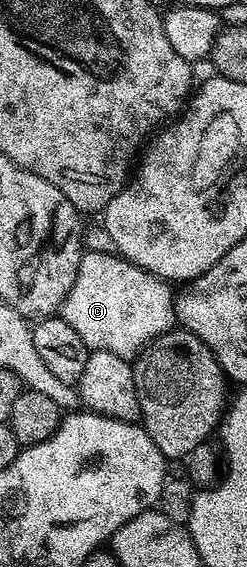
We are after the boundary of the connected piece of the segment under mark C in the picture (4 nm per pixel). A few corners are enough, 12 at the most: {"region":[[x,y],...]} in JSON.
{"region":[[85,251],[60,316],[130,360],[176,322],[165,279]]}

